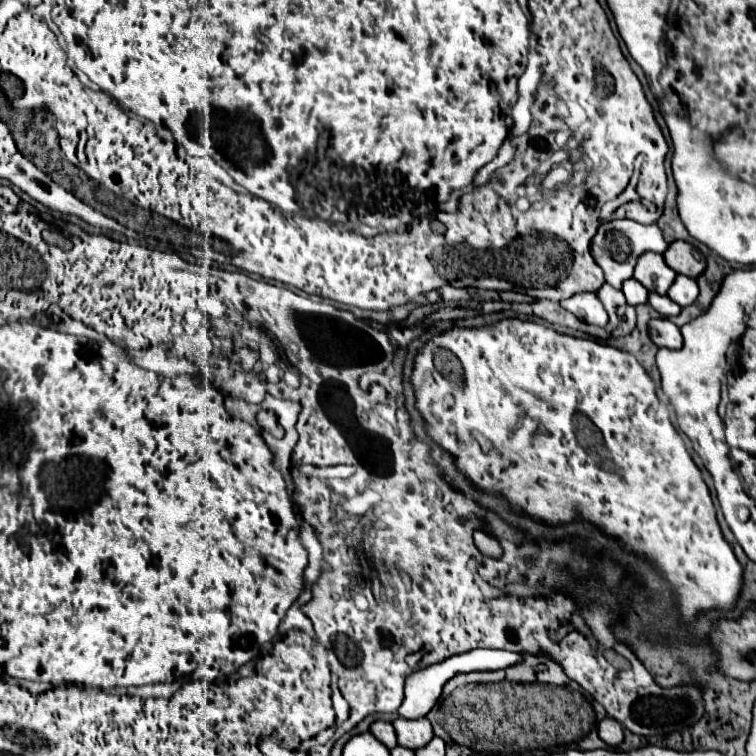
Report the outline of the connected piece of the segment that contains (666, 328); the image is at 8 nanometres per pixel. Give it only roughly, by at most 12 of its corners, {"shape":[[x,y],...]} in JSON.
{"shape":[[653,319],[649,335],[657,347],[681,349],[681,331],[669,319]]}

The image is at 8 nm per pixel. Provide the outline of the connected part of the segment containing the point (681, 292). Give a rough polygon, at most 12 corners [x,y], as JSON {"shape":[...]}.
{"shape":[[677,275],[667,291],[681,307],[699,295],[695,279]]}

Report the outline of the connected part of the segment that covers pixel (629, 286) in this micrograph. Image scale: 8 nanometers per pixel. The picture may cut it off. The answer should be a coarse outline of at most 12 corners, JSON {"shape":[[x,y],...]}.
{"shape":[[637,279],[623,283],[623,293],[631,305],[641,305],[649,297]]}

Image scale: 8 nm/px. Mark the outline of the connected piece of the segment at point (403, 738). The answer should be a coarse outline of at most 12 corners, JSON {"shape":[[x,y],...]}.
{"shape":[[425,717],[393,721],[399,745],[425,747],[433,727]]}

